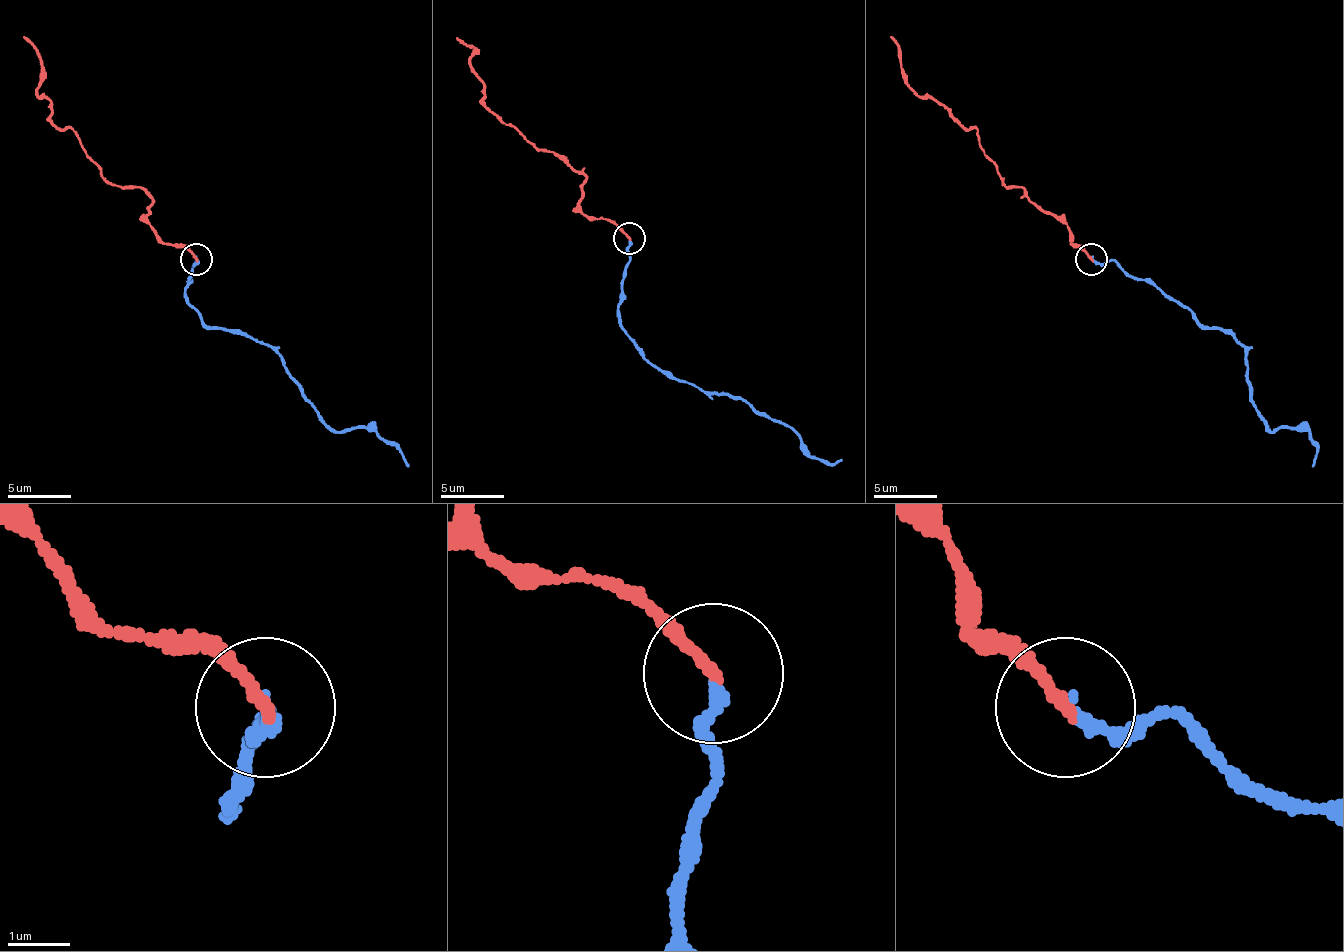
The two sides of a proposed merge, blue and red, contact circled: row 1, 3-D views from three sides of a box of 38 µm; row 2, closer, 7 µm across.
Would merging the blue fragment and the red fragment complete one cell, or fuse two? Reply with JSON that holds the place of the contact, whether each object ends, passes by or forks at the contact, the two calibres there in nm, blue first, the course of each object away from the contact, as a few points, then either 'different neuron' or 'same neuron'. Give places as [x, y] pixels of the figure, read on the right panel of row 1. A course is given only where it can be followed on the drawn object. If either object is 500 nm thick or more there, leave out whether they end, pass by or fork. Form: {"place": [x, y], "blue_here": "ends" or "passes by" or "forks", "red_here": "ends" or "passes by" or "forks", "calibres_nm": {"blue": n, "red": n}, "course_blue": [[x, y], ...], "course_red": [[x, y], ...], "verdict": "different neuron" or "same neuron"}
{"place": [1091, 259], "blue_here": "ends", "red_here": "ends", "calibres_nm": {"blue": 220, "red": 200}, "course_blue": [[1093, 259], [1228, 330], [1256, 413], [1272, 432], [1301, 429], [1311, 467]], "course_red": [[1090, 259], [1071, 244], [1065, 224], [1020, 186], [1004, 186], [978, 132], [908, 84], [902, 52], [889, 36]], "verdict": "same neuron"}

